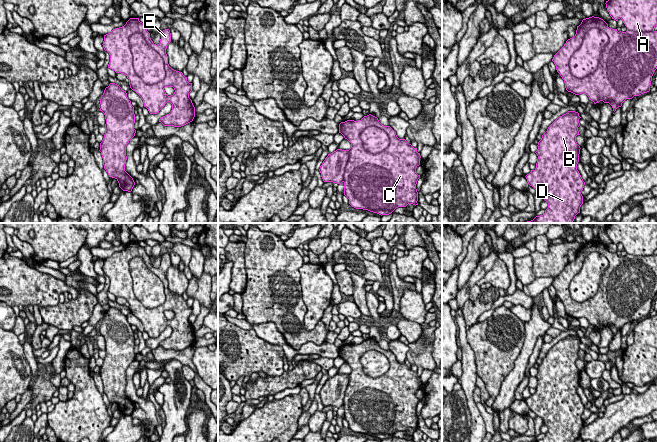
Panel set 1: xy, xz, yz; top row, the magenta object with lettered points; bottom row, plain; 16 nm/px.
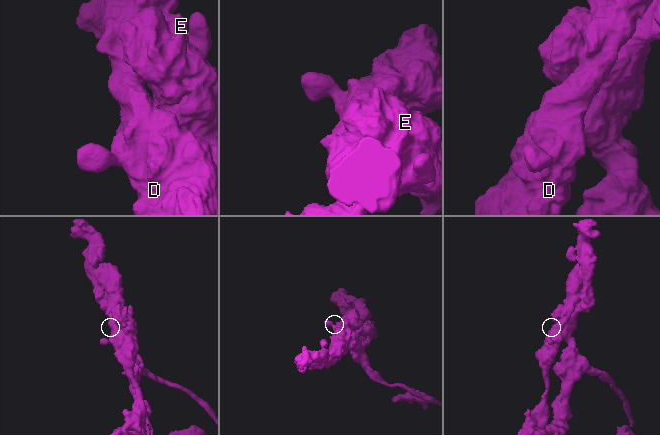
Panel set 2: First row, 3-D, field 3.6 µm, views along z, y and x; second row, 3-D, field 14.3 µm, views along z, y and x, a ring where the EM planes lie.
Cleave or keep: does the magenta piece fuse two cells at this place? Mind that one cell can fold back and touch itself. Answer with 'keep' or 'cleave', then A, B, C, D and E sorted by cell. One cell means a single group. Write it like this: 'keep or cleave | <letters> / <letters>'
cleave | A B D / C E

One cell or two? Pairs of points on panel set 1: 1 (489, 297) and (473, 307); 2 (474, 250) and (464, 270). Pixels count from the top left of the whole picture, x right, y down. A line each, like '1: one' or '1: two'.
1: one
2: one

